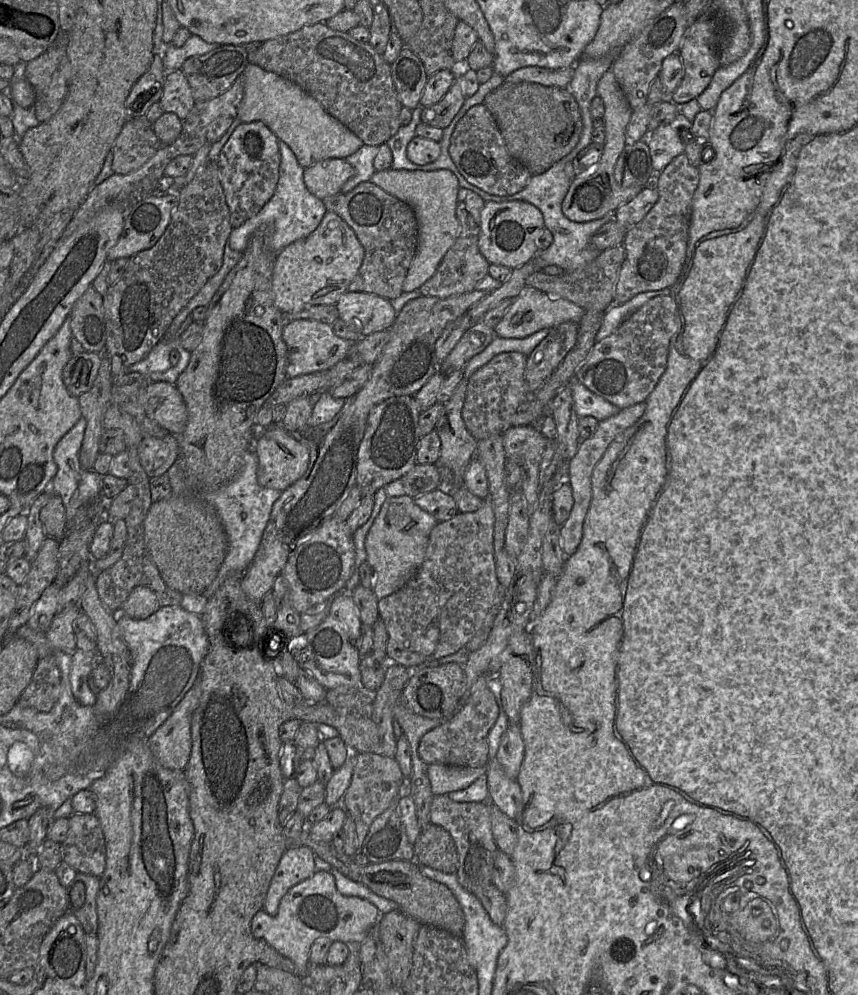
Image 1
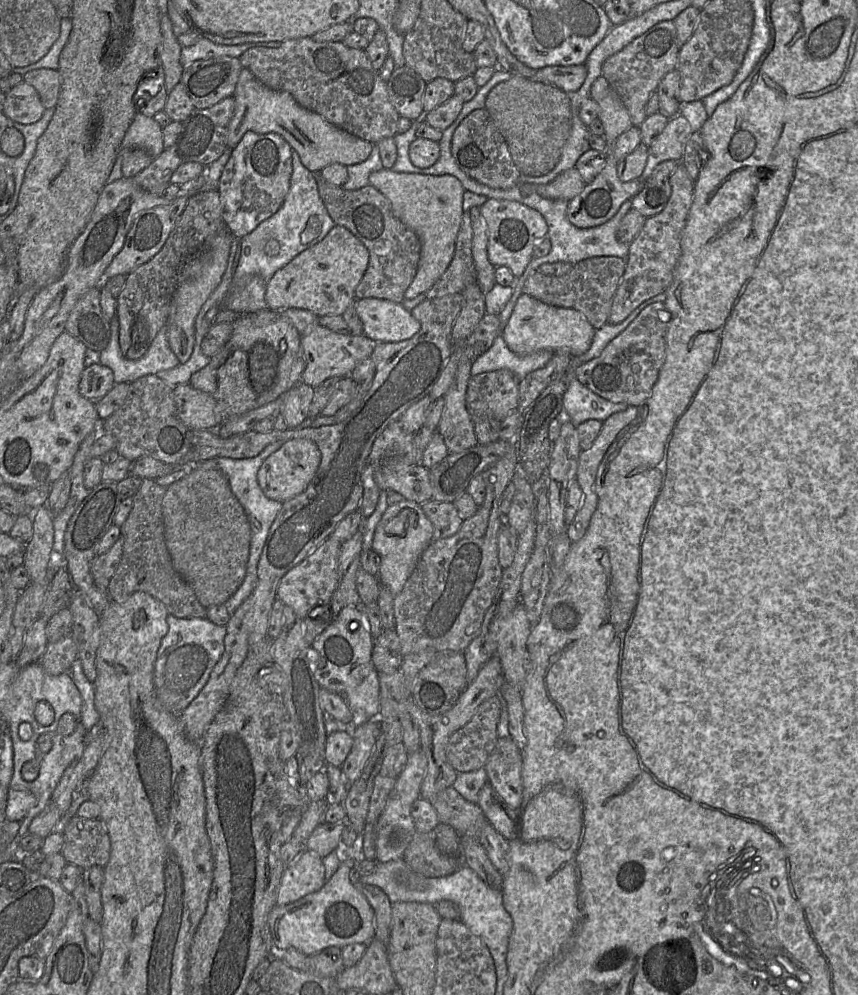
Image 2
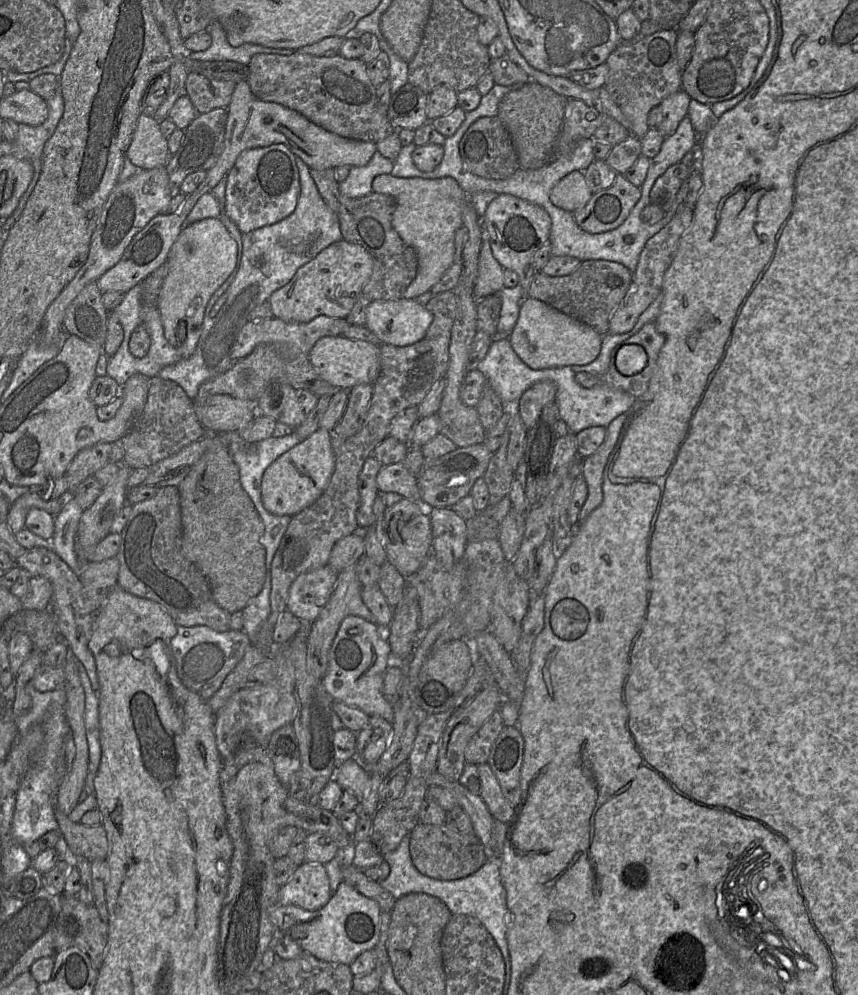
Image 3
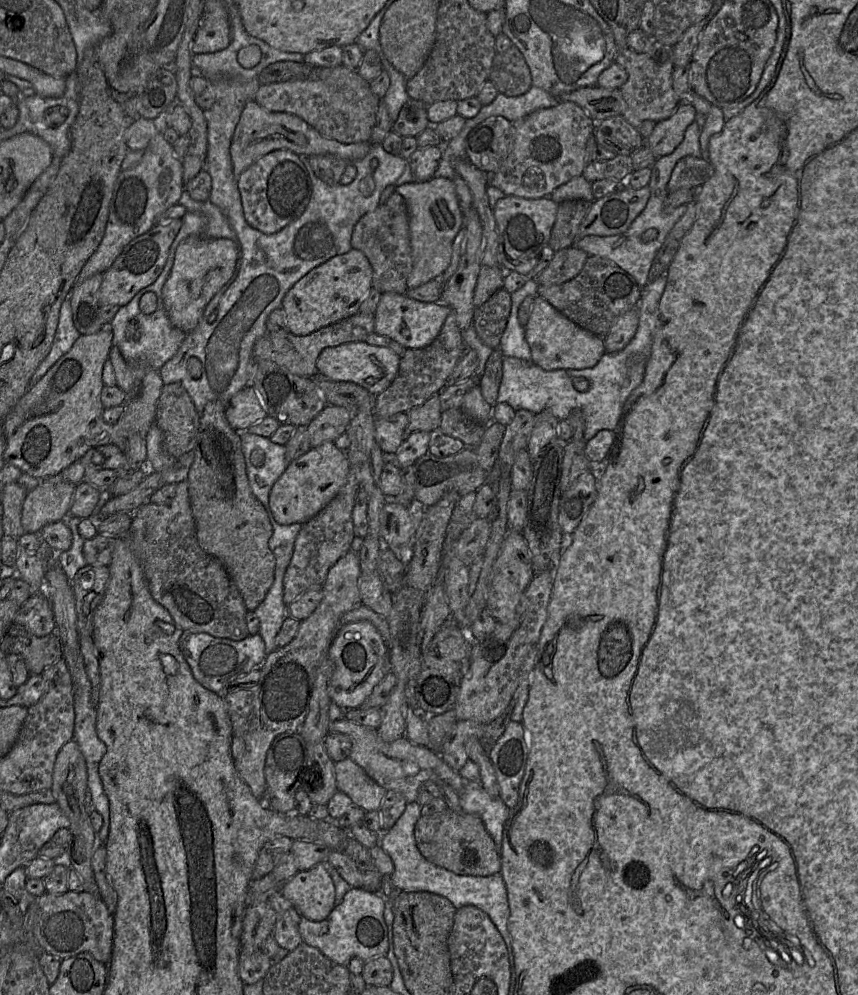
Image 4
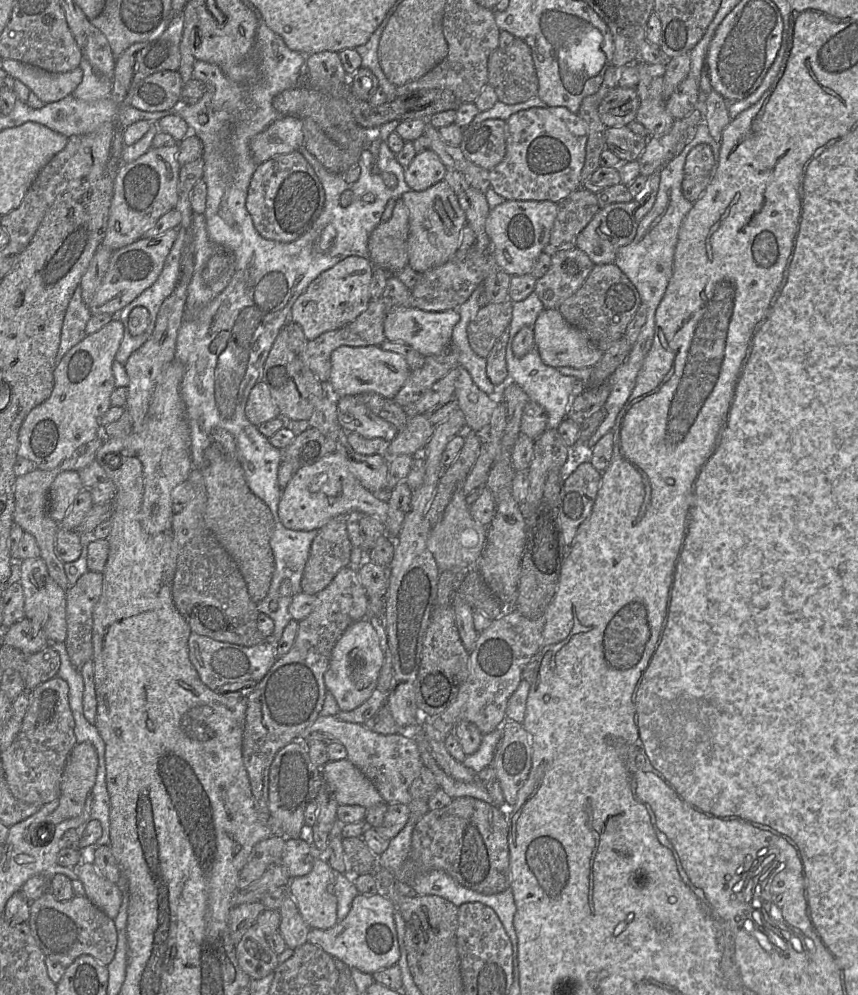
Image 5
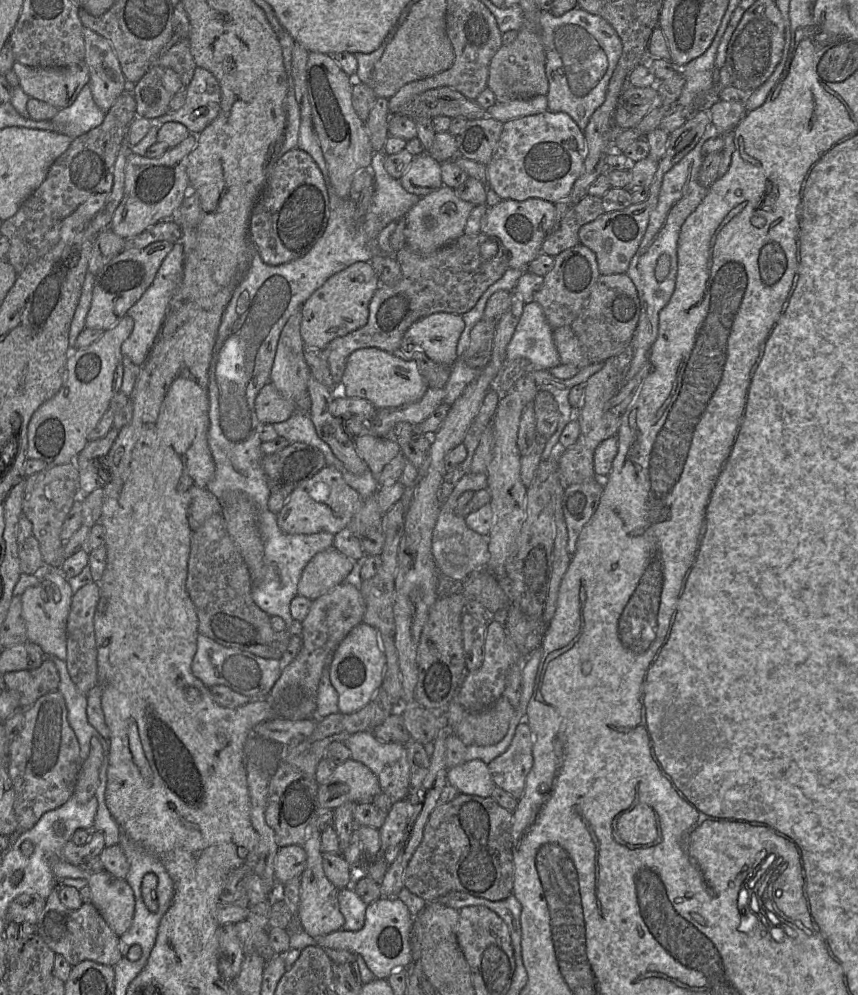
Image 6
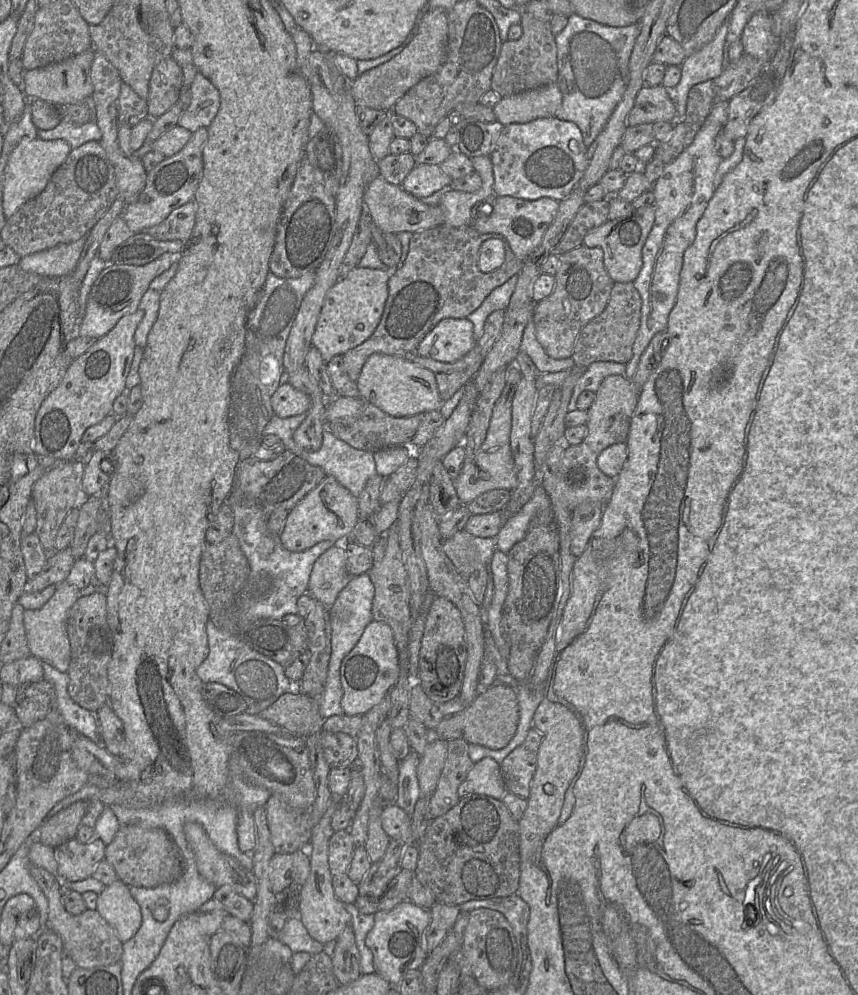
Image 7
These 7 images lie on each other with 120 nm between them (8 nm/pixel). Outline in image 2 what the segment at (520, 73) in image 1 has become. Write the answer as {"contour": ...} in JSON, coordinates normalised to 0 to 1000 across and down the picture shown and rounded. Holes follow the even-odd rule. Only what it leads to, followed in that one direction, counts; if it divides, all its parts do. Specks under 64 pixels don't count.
{"contour":[[[681,64],[664,66],[636,66],[626,70],[627,81],[643,84],[660,93],[669,93],[684,75]]]}

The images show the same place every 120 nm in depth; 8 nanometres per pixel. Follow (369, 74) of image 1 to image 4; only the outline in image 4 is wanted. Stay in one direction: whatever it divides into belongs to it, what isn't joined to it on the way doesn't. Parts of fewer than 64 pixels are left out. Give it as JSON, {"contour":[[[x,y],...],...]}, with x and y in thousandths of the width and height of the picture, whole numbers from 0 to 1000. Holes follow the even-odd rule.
{"contour":[[[401,65],[378,68],[372,80],[343,80],[304,85],[297,96],[297,102],[311,112],[345,116],[378,138],[401,145],[431,142],[443,101],[434,93],[430,83],[421,78],[414,69],[407,69]]]}

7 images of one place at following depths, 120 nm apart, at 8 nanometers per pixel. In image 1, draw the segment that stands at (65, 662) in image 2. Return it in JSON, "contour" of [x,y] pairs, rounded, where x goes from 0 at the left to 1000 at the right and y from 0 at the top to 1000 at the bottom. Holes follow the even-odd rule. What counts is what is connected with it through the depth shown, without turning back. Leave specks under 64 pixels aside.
{"contour":[[[82,608],[63,619],[54,640],[64,653],[84,658],[90,652],[86,625],[93,615],[92,608]]]}

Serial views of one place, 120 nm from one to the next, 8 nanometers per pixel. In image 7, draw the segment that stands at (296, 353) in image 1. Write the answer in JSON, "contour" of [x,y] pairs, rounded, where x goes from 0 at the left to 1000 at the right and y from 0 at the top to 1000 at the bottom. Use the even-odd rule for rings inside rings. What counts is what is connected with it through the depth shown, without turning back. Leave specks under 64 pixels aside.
{"contour":[[[436,355],[425,364],[415,382],[418,399],[459,419],[474,419],[513,412],[517,406],[505,374],[477,360]]]}

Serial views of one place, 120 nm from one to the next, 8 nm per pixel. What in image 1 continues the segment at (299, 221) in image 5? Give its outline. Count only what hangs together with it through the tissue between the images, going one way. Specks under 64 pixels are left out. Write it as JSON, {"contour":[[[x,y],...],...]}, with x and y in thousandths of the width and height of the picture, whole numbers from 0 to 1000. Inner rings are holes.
{"contour":[[[307,123],[280,124],[261,146],[253,163],[268,223],[272,229],[276,229],[300,216],[321,193],[328,163],[324,139]]]}

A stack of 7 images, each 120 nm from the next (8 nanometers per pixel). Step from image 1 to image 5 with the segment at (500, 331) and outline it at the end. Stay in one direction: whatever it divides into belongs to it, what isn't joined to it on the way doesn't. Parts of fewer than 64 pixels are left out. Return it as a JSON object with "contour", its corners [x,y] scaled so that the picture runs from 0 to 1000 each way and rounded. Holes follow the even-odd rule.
{"contour":[[[634,311],[622,326],[622,344],[632,363],[642,369],[690,370],[703,355],[676,331],[663,326],[650,311]]]}

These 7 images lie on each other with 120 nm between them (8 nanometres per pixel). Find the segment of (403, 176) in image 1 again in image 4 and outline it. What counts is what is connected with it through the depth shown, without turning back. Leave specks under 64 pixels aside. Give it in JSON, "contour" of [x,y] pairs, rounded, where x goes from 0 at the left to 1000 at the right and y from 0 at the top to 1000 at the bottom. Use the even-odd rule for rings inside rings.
{"contour":[[[505,178],[494,183],[481,182],[460,187],[460,193],[472,200],[477,218],[477,237],[480,250],[480,272],[474,290],[486,289],[505,280],[513,280],[527,260],[527,245],[540,228],[529,183],[519,178]]]}

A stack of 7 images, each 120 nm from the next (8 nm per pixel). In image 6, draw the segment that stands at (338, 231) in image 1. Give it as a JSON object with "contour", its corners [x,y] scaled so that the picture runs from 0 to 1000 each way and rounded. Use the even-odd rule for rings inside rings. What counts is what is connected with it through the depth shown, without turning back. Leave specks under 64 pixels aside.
{"contour":[[[417,262],[383,278],[352,307],[350,334],[361,351],[376,353],[390,340],[402,338],[427,327],[430,306],[443,287],[442,278],[430,263]]]}

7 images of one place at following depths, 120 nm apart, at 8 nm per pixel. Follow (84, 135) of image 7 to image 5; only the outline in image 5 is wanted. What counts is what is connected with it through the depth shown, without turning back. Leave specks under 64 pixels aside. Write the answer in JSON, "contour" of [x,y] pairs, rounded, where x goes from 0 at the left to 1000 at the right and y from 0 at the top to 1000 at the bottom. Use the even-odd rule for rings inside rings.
{"contour":[[[97,56],[92,68],[97,72],[96,81],[84,95],[94,102],[110,103],[129,97],[131,80],[110,72],[105,63]]]}

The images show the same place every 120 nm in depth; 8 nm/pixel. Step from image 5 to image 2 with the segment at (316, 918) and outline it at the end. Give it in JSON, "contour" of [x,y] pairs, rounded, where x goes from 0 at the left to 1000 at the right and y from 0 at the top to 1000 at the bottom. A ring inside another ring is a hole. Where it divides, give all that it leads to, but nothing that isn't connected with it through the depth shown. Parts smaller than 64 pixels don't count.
{"contour":[[[355,853],[340,868],[332,871],[322,910],[332,911],[361,897],[369,896],[379,886],[375,862]]]}

